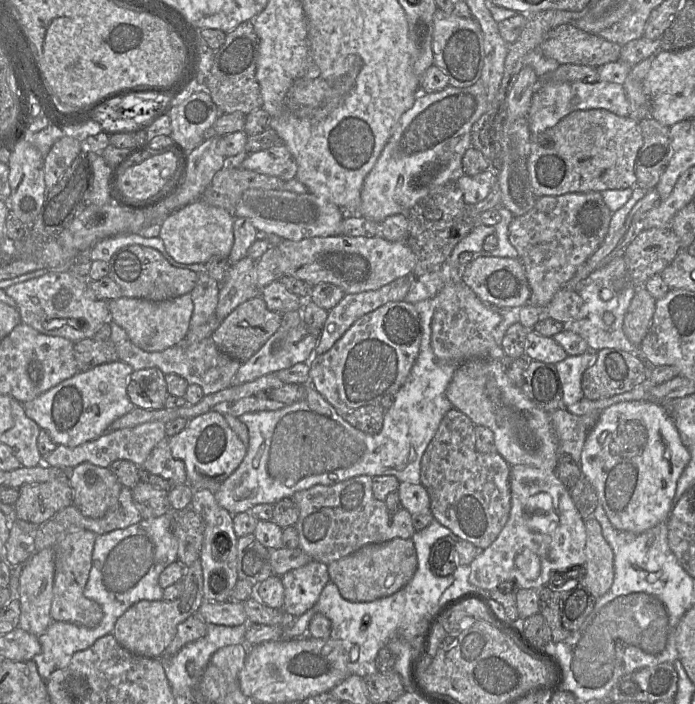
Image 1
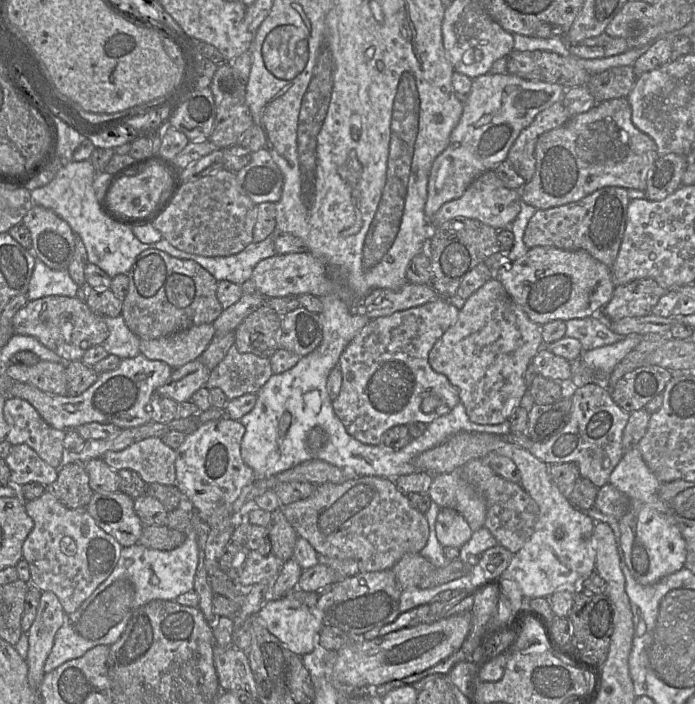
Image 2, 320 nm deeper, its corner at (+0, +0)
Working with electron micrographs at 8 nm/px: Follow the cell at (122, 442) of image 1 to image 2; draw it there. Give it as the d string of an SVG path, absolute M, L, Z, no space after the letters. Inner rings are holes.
M159 437L145 438L124 450L107 452L101 459L117 472L122 469L135 471L146 484L176 485L176 450L164 444Z

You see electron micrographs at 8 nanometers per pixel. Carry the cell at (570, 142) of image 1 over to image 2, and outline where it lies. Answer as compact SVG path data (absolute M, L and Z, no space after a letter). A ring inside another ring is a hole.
M628 99L606 100L538 137L535 172L521 188L521 200L536 209L549 209L610 186L645 191L647 174L658 156L654 140L633 124Z

